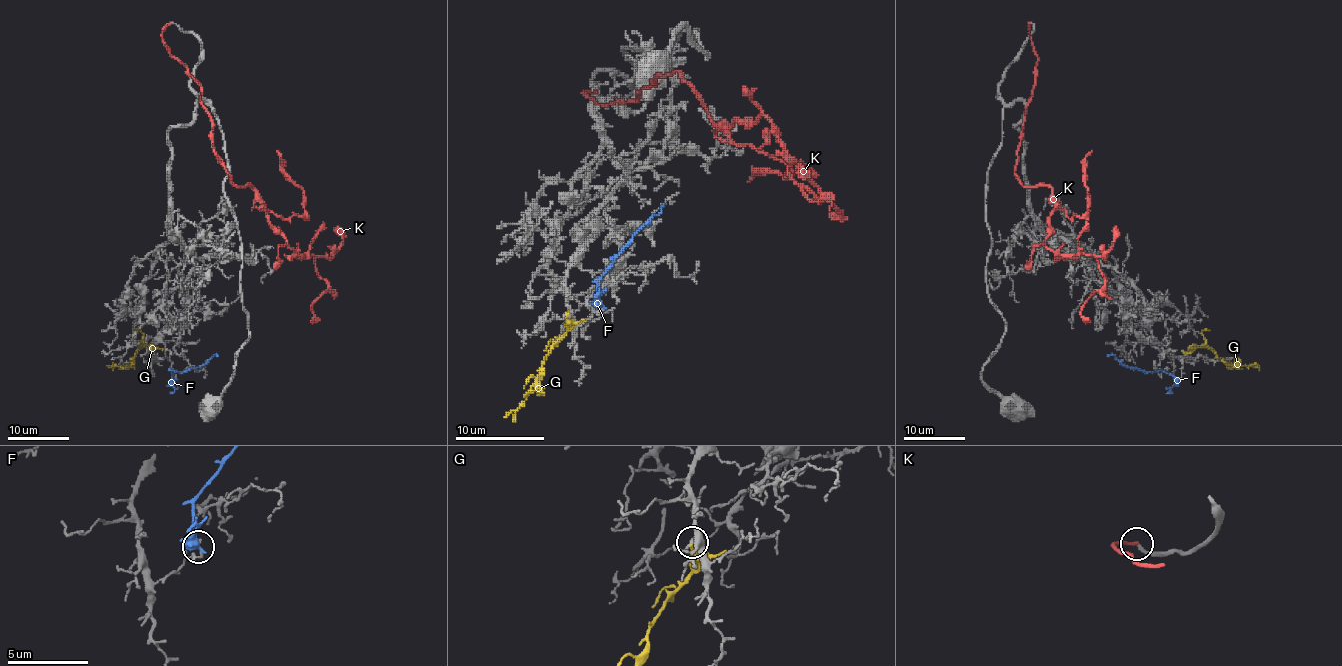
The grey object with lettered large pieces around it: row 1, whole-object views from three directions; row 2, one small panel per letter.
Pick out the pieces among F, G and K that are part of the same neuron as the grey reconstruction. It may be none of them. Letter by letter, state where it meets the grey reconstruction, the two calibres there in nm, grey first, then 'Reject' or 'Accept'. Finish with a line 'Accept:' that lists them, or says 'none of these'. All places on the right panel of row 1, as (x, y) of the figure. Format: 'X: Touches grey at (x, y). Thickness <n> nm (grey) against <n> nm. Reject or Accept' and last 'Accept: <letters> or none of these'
F: Touches grey at (1178, 380). Thickness 120 nm (grey) against 360 nm. Reject
G: Touches grey at (1184, 353). Thickness 240 nm (grey) against 240 nm. Reject
K: Touches grey at (1029, 23). Thickness 240 nm (grey) against 220 nm. Accept
Accept: K

